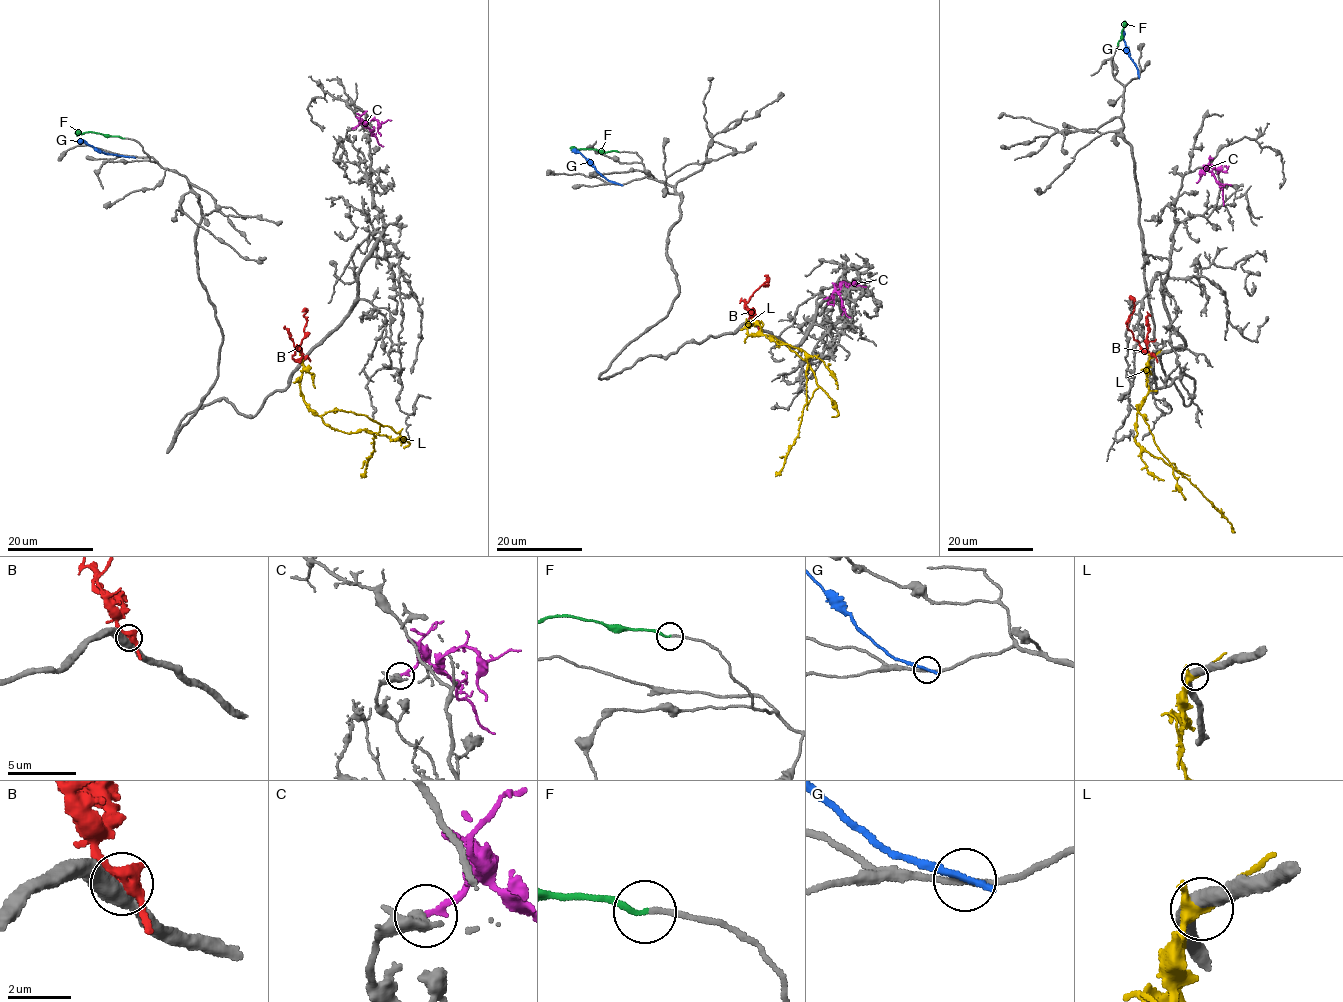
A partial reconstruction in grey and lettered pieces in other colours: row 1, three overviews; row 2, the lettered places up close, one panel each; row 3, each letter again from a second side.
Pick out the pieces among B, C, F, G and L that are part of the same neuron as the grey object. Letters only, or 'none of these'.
F

